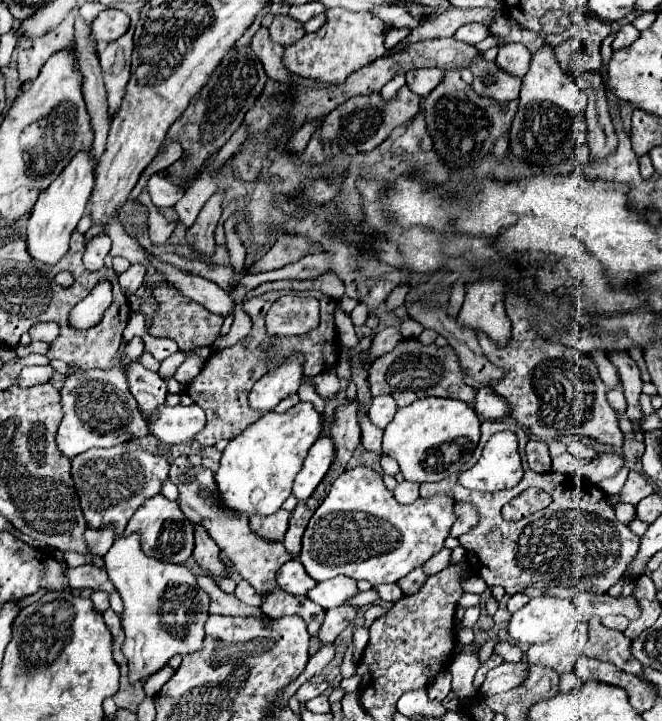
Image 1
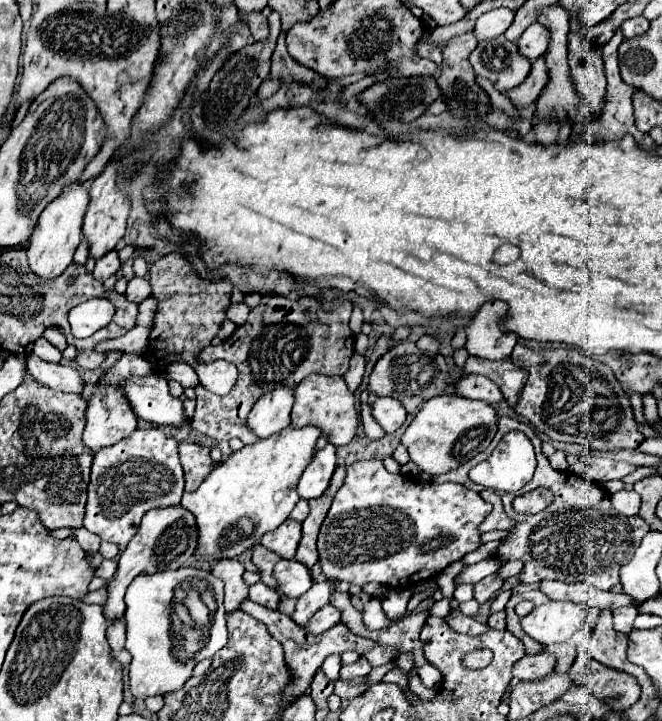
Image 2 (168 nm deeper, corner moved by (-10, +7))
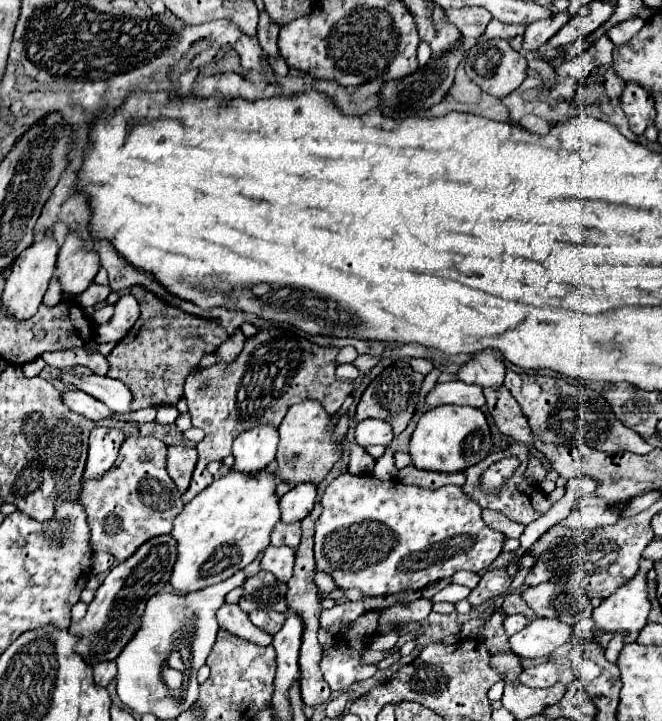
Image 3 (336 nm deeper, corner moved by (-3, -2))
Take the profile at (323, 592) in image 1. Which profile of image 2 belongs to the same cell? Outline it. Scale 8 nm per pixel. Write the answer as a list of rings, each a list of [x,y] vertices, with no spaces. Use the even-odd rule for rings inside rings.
[[[315,583],[307,593],[303,593],[303,597],[297,599],[295,611],[291,613],[291,619],[299,625],[299,627],[307,627],[307,621],[329,603],[331,599],[331,591],[333,587],[329,583]]]

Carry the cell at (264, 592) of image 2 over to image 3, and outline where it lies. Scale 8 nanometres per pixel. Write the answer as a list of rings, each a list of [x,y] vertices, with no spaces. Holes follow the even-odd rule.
[[[252,610],[250,620],[260,630],[264,630],[268,634],[276,634],[284,624],[286,614],[284,612],[274,612],[274,610]]]

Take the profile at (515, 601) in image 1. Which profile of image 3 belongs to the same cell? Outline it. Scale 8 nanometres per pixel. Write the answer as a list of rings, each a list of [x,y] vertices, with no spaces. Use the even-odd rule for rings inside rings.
[[[524,614],[506,616],[506,620],[504,620],[504,628],[506,628],[506,634],[508,634],[508,636],[512,636],[512,634],[520,632],[526,624],[528,624],[528,618],[526,618]]]

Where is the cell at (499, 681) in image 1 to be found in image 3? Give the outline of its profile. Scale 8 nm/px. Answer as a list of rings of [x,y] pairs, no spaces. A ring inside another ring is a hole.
[[[548,660],[540,666],[534,666],[534,668],[528,668],[528,670],[522,670],[522,674],[518,676],[518,680],[524,684],[524,686],[530,686],[530,688],[548,688],[552,684],[558,682],[558,664]]]

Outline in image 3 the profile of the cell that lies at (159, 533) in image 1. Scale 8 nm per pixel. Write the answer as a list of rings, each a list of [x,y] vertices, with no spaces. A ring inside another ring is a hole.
[[[172,534],[154,536],[144,542],[128,560],[114,566],[100,588],[96,590],[94,600],[88,604],[88,612],[80,622],[74,622],[70,628],[74,634],[80,634],[82,640],[76,646],[76,652],[84,656],[86,662],[98,664],[104,660],[114,660],[120,650],[126,646],[128,638],[140,626],[140,614],[144,610],[144,602],[164,590],[170,580],[172,568],[176,562],[176,540]]]

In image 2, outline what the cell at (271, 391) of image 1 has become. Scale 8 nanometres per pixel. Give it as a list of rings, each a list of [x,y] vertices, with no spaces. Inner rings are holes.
[[[277,387],[275,391],[263,395],[249,413],[247,427],[257,439],[271,437],[291,425],[293,391],[289,387]]]

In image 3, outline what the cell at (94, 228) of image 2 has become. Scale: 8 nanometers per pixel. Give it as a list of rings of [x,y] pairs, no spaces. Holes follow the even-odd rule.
[[[70,232],[70,234],[66,236],[62,248],[60,248],[58,264],[56,264],[56,276],[58,276],[58,280],[62,282],[64,292],[68,292],[68,294],[80,294],[80,292],[84,292],[84,290],[92,284],[92,280],[94,280],[94,276],[98,274],[98,270],[100,270],[100,256],[94,254],[94,252],[90,252],[90,250],[82,244],[82,238],[80,238],[78,234]]]

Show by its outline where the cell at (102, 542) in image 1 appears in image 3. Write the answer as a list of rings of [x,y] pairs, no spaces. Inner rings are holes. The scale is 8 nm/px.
[[[94,552],[92,554],[92,572],[102,574],[114,566],[114,556],[108,552]]]

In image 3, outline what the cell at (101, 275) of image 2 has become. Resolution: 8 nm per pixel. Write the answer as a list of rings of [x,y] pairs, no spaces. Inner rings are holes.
[[[92,282],[80,296],[76,296],[78,298],[78,302],[80,302],[80,306],[94,306],[96,302],[102,302],[102,300],[106,300],[108,298],[108,294],[110,294],[110,288],[108,286],[102,286],[102,284],[96,284],[96,282]]]

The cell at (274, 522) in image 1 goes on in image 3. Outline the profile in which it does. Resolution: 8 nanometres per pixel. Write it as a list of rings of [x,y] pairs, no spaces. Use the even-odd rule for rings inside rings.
[[[268,546],[262,554],[260,566],[272,572],[280,582],[288,582],[292,578],[292,568],[294,568],[294,548]]]

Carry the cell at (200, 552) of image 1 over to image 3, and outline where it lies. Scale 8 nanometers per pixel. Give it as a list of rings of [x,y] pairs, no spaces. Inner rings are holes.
[[[224,604],[218,610],[218,624],[220,624],[220,628],[224,628],[240,638],[248,638],[260,646],[268,646],[272,642],[270,634],[264,634],[256,626],[252,626],[248,614],[238,604]]]

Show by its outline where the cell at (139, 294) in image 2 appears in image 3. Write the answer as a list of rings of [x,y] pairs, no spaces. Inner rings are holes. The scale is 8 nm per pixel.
[[[124,294],[116,302],[114,316],[96,328],[96,342],[120,342],[140,316],[140,304],[132,294]]]

